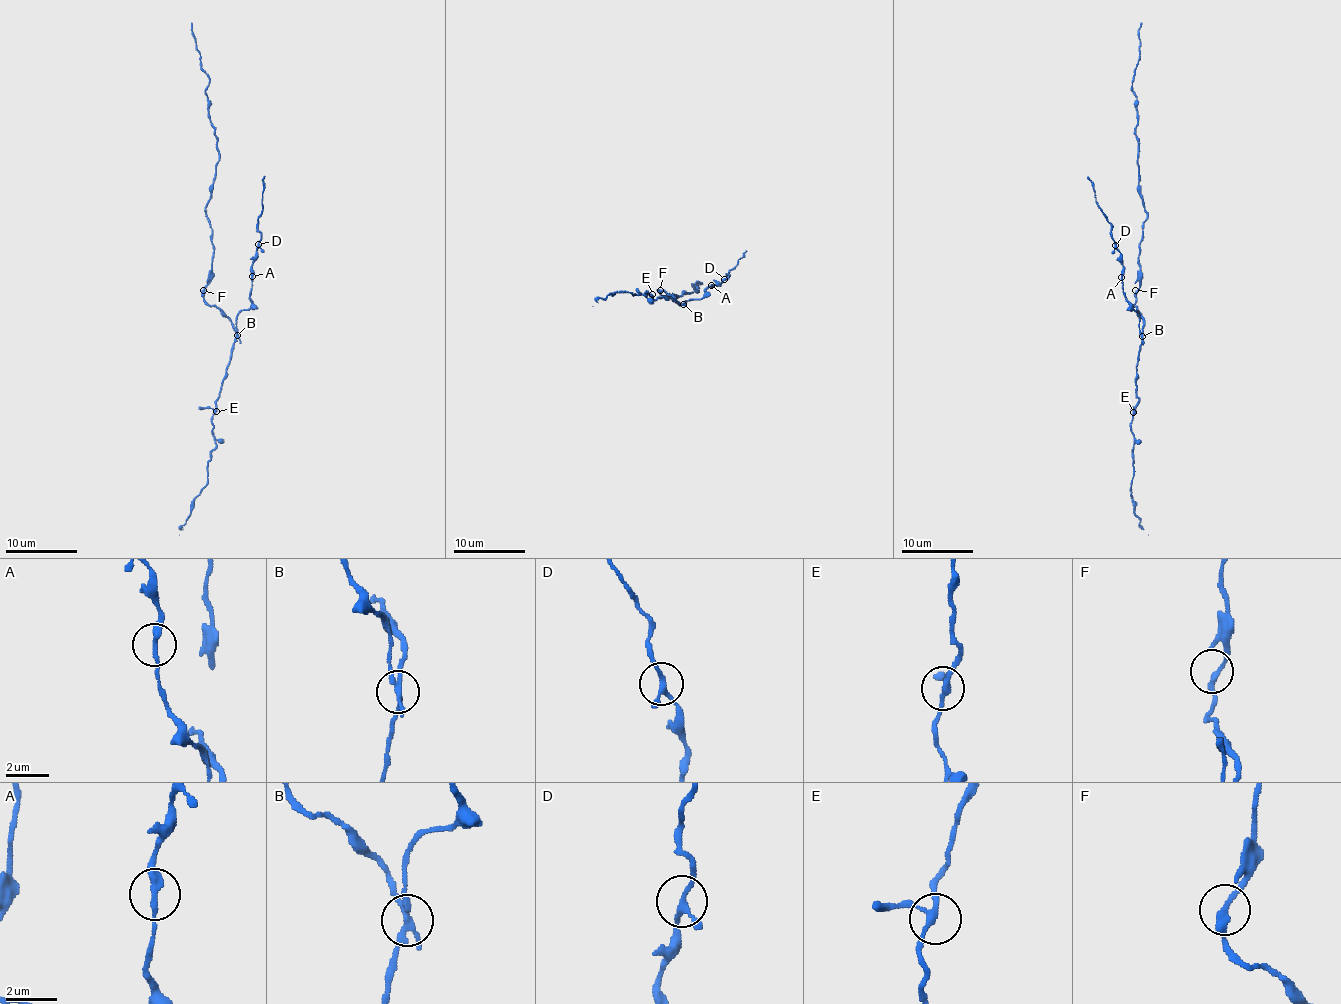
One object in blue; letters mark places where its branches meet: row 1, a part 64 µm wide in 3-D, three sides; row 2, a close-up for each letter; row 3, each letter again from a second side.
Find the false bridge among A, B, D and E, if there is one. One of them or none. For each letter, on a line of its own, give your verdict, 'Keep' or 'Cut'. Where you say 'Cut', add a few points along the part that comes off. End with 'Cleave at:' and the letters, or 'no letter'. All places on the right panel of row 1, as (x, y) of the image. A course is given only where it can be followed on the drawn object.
A: Keep
B: Cut. Course of the part to remove: (1142, 336), (1144, 318), (1135, 299), (1139, 244), (1147, 215), (1139, 183), (1132, 76), (1141, 22)
D: Keep
E: Keep
Cleave at: B

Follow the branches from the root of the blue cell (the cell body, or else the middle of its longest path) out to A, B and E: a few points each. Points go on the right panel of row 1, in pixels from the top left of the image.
A: (1139, 288), (1134, 305), (1143, 321), (1142, 330), (1138, 329), (1135, 311), (1125, 299), (1121, 277)
B: (1139, 288), (1134, 305), (1143, 321), (1142, 336)
E: (1139, 288), (1134, 305), (1143, 321), (1135, 382), (1138, 400), (1133, 412)

